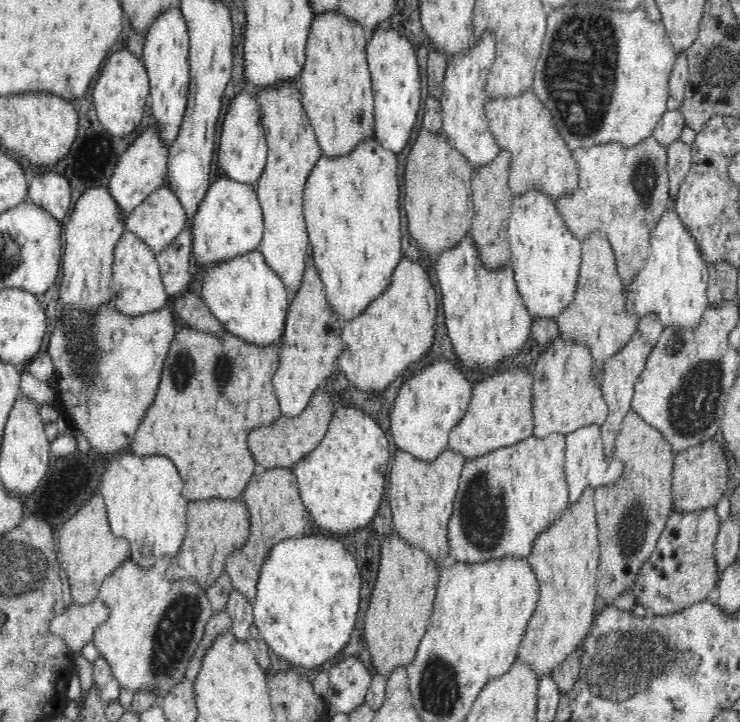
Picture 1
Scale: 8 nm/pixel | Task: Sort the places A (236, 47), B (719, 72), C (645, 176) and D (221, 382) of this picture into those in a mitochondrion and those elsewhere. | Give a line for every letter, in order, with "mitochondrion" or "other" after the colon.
A: other
B: mitochondrion
C: mitochondrion
D: mitochondrion

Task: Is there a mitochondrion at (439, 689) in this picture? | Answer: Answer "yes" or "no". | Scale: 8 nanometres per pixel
yes

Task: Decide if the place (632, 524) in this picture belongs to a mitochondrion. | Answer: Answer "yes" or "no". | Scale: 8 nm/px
yes

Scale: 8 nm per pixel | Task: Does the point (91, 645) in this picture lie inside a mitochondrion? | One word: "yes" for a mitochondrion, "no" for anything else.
no

